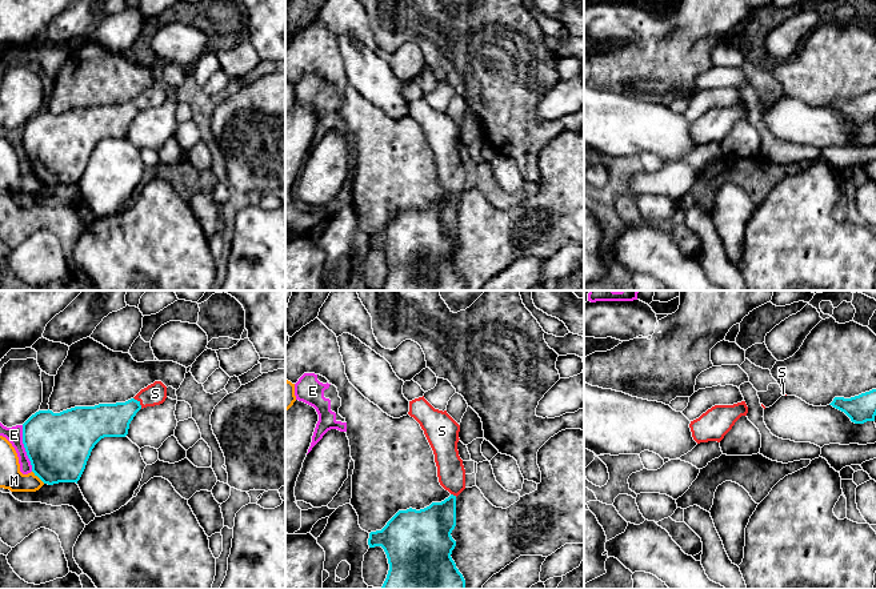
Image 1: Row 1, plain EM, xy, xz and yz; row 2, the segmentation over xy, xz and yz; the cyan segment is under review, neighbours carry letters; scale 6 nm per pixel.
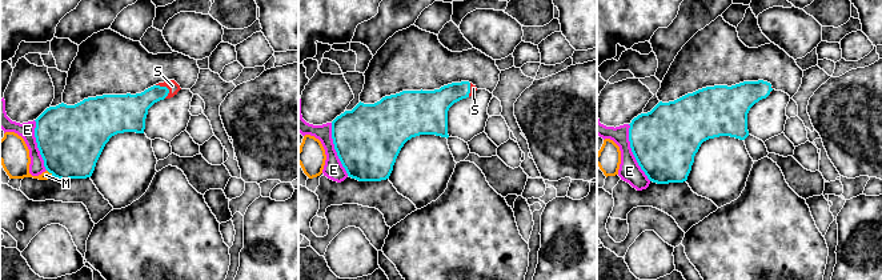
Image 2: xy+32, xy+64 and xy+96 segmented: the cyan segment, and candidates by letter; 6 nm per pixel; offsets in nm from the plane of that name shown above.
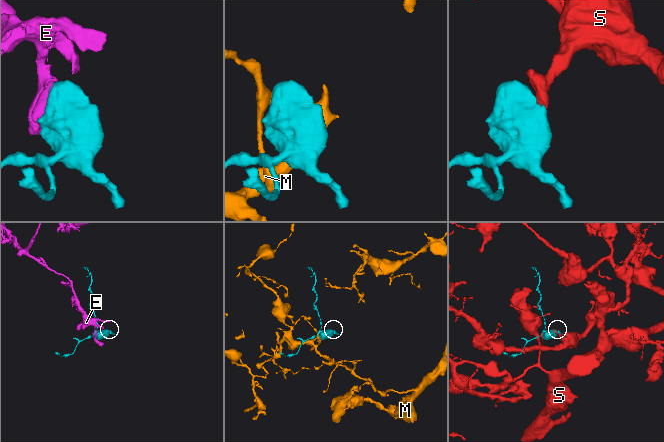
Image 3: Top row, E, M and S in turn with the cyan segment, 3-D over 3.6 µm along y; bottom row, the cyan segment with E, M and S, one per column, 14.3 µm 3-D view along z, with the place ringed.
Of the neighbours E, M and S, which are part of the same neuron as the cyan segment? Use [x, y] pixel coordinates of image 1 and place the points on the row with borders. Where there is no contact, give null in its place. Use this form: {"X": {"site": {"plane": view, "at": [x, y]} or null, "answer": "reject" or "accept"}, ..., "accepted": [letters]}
{"E": {"site": {"plane": "xy", "at": [24, 447]}, "answer": "reject"}, "M": {"site": {"plane": "xy", "at": [39, 477]}, "answer": "reject"}, "S": {"site": {"plane": "xy", "at": [139, 403]}, "answer": "accept"}, "accepted": ["S"]}

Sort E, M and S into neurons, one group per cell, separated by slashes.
E / M / S

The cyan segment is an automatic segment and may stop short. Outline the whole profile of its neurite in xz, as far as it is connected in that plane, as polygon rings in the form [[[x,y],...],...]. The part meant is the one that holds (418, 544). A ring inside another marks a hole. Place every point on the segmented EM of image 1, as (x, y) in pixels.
[[[424,396],[409,401],[408,414],[413,417],[424,430],[435,454],[439,482],[451,496],[441,502],[432,502],[429,506],[420,510],[412,508],[399,510],[381,530],[369,533],[369,548],[381,546],[389,564],[389,570],[381,589],[465,589],[465,580],[451,557],[456,546],[456,541],[451,536],[456,526],[456,497],[465,489],[465,469],[457,450],[460,425],[447,410],[435,409]]]

